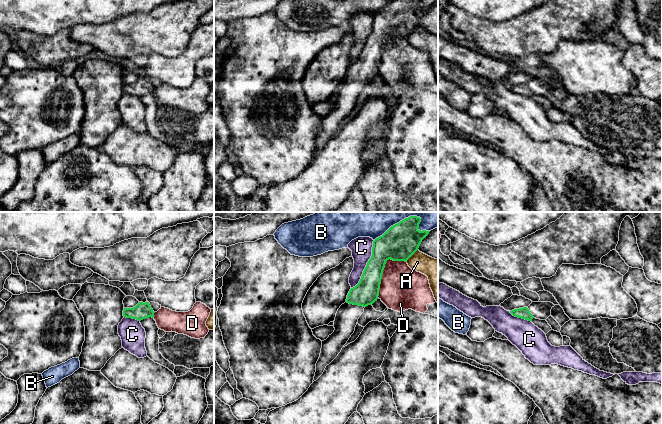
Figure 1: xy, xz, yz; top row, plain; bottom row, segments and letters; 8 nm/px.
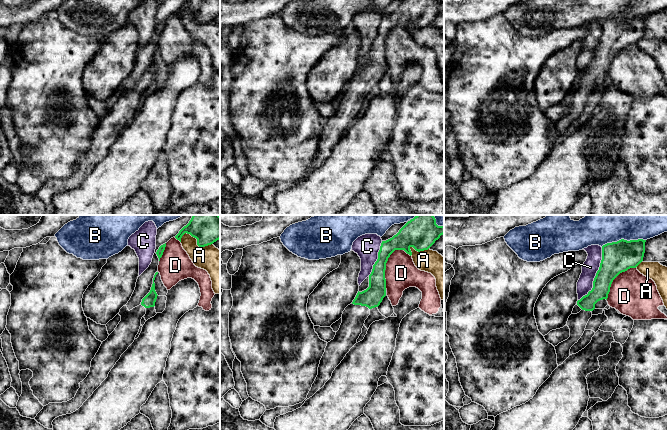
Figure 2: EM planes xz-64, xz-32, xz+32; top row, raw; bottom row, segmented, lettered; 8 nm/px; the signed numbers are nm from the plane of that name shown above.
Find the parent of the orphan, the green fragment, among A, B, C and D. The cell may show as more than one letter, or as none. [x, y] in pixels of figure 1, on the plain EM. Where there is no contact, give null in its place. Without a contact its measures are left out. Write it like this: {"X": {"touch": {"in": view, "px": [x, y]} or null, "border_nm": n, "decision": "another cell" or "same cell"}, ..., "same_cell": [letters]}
{"A": {"touch": {"in": "xz", "px": [412, 30]}, "border_nm": 140, "decision": "another cell"}, "B": {"touch": {"in": "xz", "px": [385, 8]}, "border_nm": 220, "decision": "another cell"}, "C": {"touch": {"in": "xz", "px": [366, 41]}, "border_nm": 440, "decision": "another cell"}, "D": {"touch": {"in": "xz", "px": [383, 45]}, "border_nm": 380, "decision": "another cell"}, "same_cell": []}

